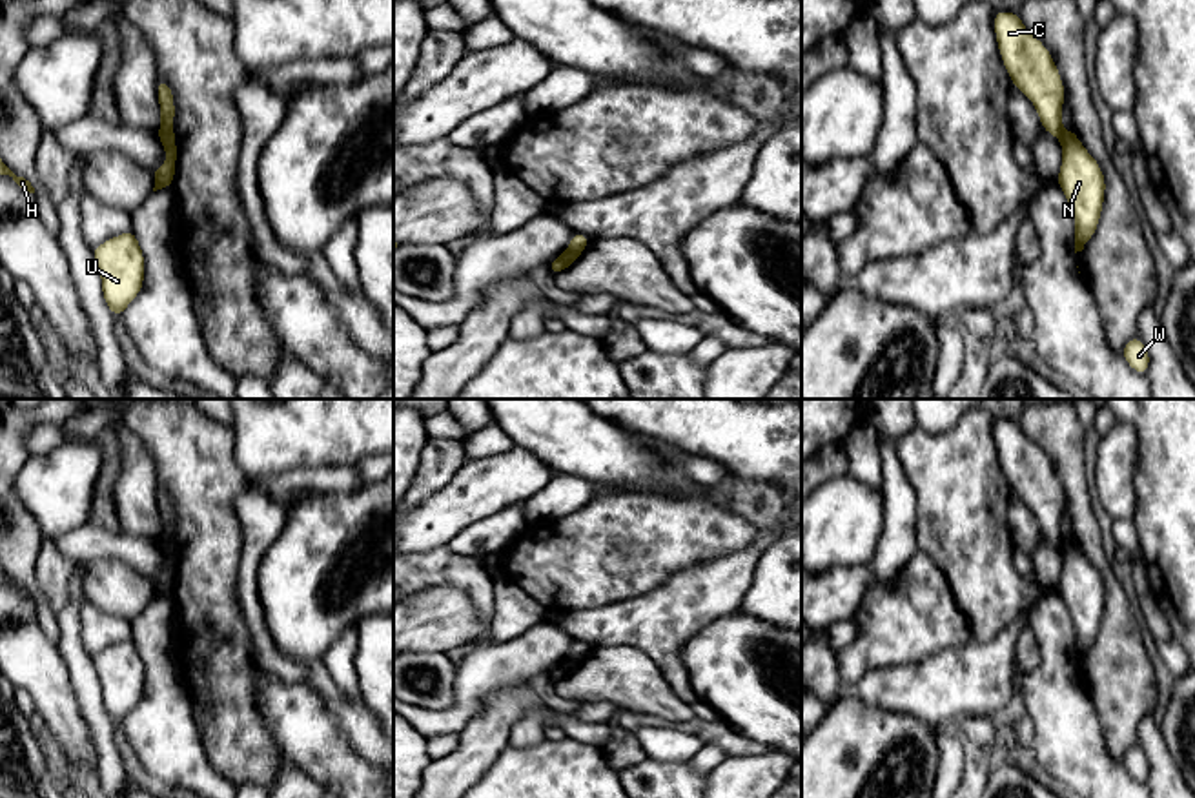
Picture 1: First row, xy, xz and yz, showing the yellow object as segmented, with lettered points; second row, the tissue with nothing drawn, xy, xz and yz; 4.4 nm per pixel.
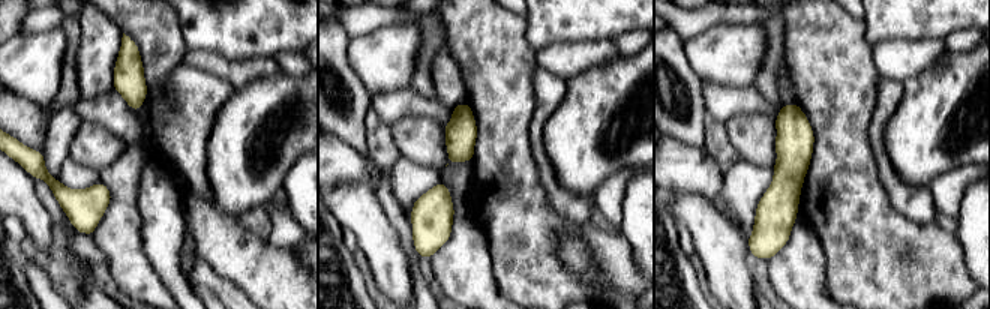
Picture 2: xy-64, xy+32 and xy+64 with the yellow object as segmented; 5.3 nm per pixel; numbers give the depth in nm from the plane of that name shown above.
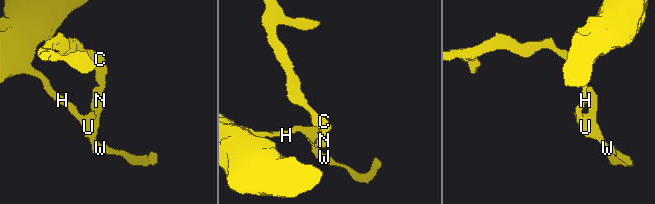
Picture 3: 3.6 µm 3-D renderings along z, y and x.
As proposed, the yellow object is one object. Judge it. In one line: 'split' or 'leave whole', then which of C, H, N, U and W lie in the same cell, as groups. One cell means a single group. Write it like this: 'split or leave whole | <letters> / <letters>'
split | C / H N U W

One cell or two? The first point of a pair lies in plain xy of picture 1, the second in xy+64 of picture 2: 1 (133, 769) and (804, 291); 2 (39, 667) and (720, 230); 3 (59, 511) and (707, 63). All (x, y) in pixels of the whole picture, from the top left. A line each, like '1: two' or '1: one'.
1: two
2: one
3: one

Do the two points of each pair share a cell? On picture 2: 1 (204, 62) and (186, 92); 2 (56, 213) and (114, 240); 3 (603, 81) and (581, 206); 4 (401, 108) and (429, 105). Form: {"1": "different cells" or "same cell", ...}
{"1": "different cells", "2": "different cells", "3": "different cells", "4": "same cell"}

